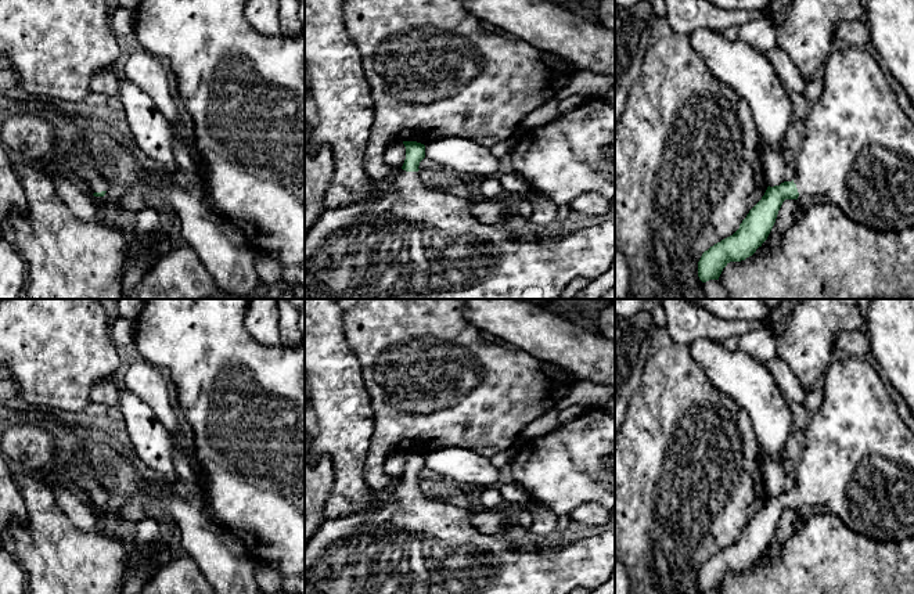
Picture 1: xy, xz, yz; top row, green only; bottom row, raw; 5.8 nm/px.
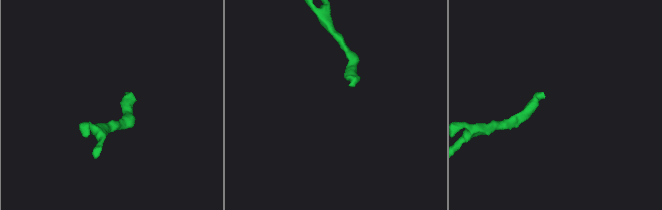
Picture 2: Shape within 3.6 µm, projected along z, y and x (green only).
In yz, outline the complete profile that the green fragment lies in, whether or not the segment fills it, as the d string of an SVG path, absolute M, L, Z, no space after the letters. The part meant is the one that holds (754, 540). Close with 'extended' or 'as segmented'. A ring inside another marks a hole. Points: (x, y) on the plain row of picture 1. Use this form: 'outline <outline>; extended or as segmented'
outline M863 359L834 360L824 375L824 402L813 414L806 431L805 449L795 469L792 492L767 497L762 510L749 521L740 539L730 547L705 561L698 572L702 593L719 590L730 572L752 566L767 550L778 521L785 510L798 510L800 504L817 507L836 515L852 532L875 541L902 543L914 537L914 433L897 413L897 406L885 388L881 375Z; extended

